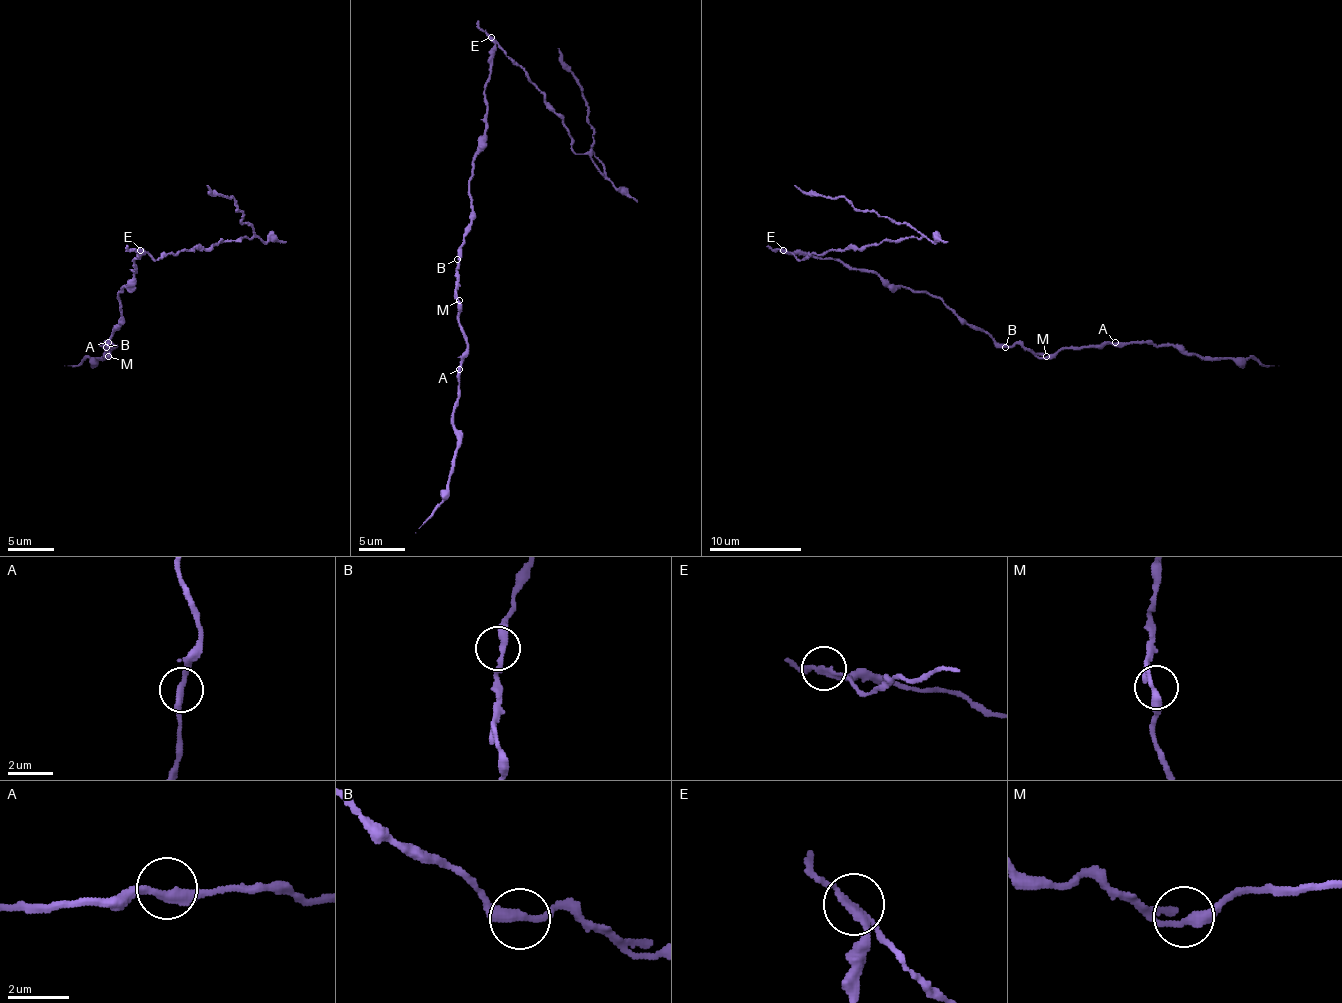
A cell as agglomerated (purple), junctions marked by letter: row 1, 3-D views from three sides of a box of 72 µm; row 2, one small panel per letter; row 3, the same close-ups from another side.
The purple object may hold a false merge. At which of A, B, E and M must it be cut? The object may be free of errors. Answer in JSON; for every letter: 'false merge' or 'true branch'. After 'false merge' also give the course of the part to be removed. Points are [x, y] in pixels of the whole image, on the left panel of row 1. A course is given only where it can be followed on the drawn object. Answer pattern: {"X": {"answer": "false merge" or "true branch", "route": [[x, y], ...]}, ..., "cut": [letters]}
{"A": {"answer": "true branch"}, "B": {"answer": "true branch"}, "E": {"answer": "false merge", "route": [[141, 250], [161, 259], [251, 236], [253, 229], [242, 223], [237, 202], [207, 186]]}, "M": {"answer": "true branch"}, "cut": ["E"]}

